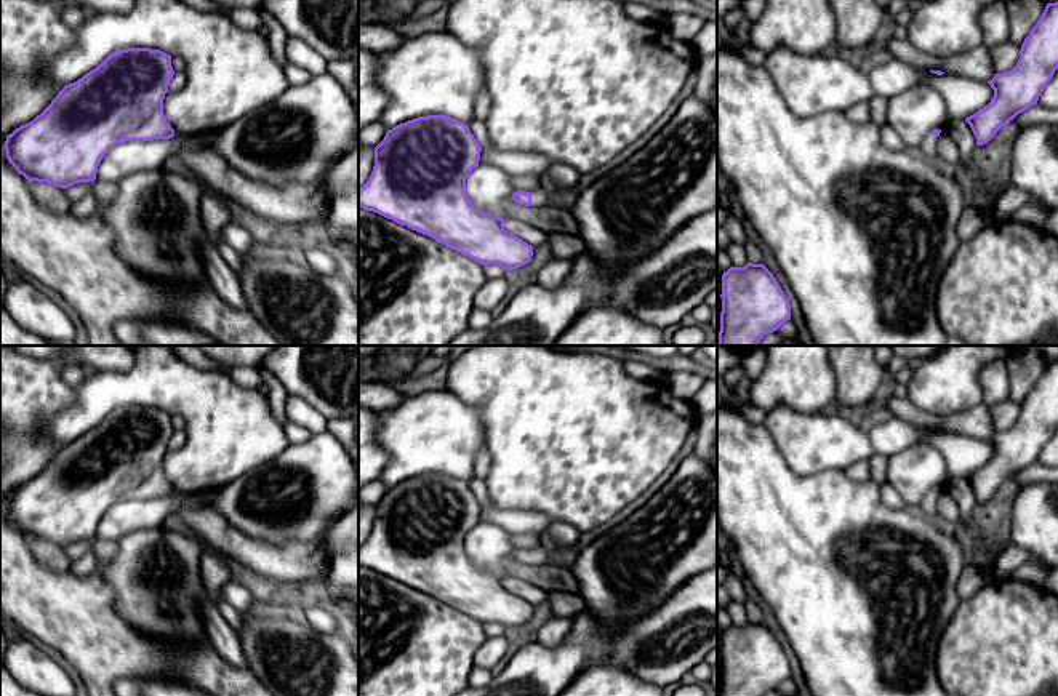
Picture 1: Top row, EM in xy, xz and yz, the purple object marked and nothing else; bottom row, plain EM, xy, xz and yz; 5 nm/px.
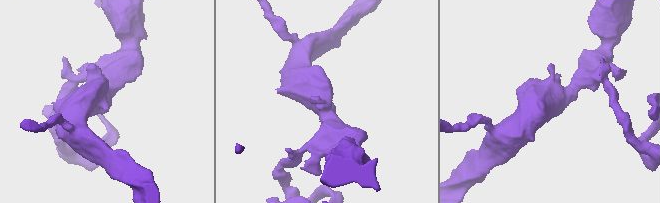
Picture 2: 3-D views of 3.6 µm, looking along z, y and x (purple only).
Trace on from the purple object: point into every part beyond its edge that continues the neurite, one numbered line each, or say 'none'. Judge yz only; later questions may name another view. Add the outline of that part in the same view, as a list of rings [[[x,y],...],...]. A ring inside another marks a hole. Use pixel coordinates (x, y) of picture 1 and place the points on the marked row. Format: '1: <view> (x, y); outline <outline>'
1: yz (929, 148); outline [[[927,134],[922,141],[922,144],[917,149],[919,154],[924,154],[930,160],[938,162],[938,136]]]

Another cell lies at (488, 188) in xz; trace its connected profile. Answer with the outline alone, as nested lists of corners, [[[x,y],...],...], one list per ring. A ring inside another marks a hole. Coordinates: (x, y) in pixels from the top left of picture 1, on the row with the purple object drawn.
[[[491,163],[479,165],[466,178],[466,195],[471,203],[483,213],[528,222],[547,235],[579,234],[578,222],[570,210],[519,205],[512,200],[514,192],[511,176]]]

